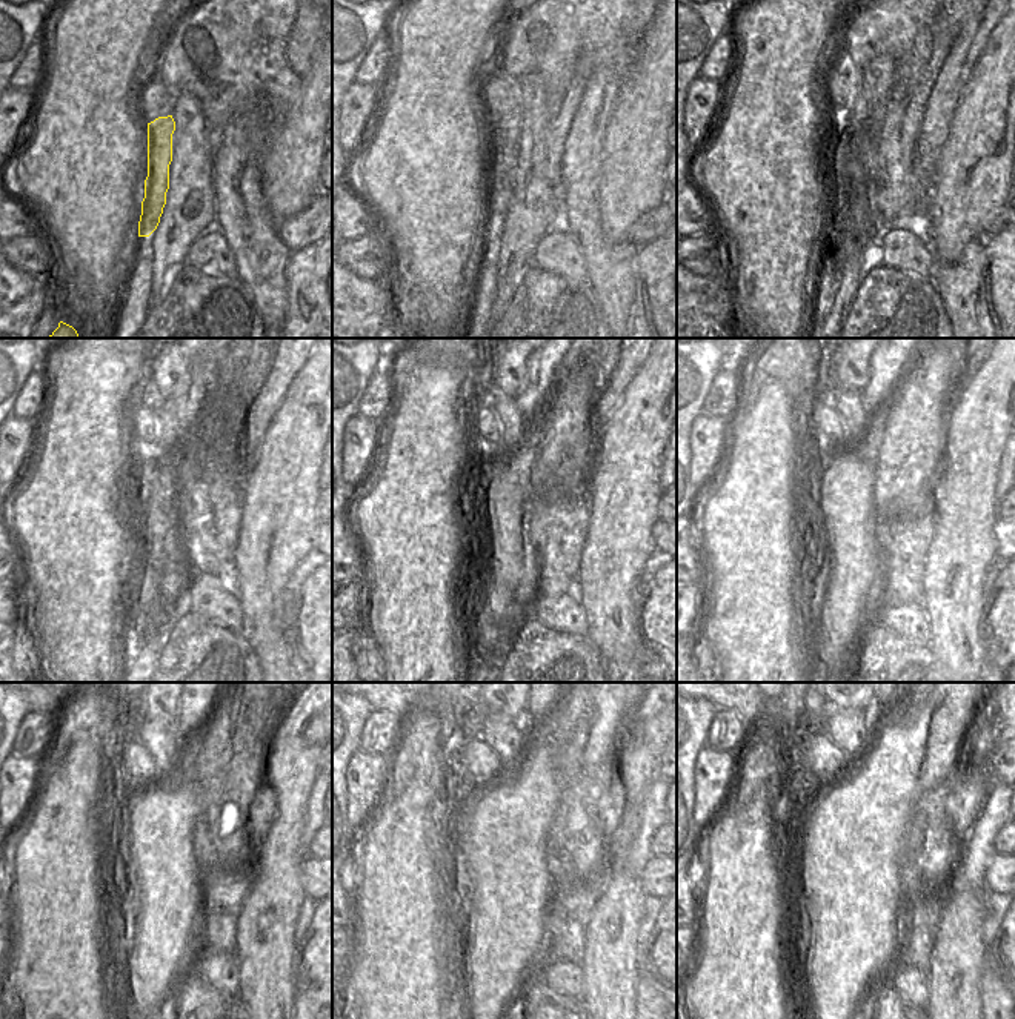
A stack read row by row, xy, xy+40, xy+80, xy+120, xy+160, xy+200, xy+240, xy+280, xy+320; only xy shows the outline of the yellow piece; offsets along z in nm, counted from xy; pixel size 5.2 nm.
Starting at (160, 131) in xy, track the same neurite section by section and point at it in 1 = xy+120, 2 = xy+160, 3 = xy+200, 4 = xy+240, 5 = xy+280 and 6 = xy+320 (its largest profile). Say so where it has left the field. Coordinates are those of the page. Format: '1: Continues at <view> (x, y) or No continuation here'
1: Continues at xy+120 (166, 437)
2: Continues at xy+160 (511, 421)
3: Continues at xy+200 (854, 418)
4: Continues at xy+240 (162, 740)
5: Continues at xy+280 (506, 736)
6: Continues at xy+320 (849, 729).

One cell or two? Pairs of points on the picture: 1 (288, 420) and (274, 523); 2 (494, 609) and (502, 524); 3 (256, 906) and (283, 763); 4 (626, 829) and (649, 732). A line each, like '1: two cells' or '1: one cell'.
1: one cell
2: one cell
3: one cell
4: one cell

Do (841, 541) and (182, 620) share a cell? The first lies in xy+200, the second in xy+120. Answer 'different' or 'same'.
different

